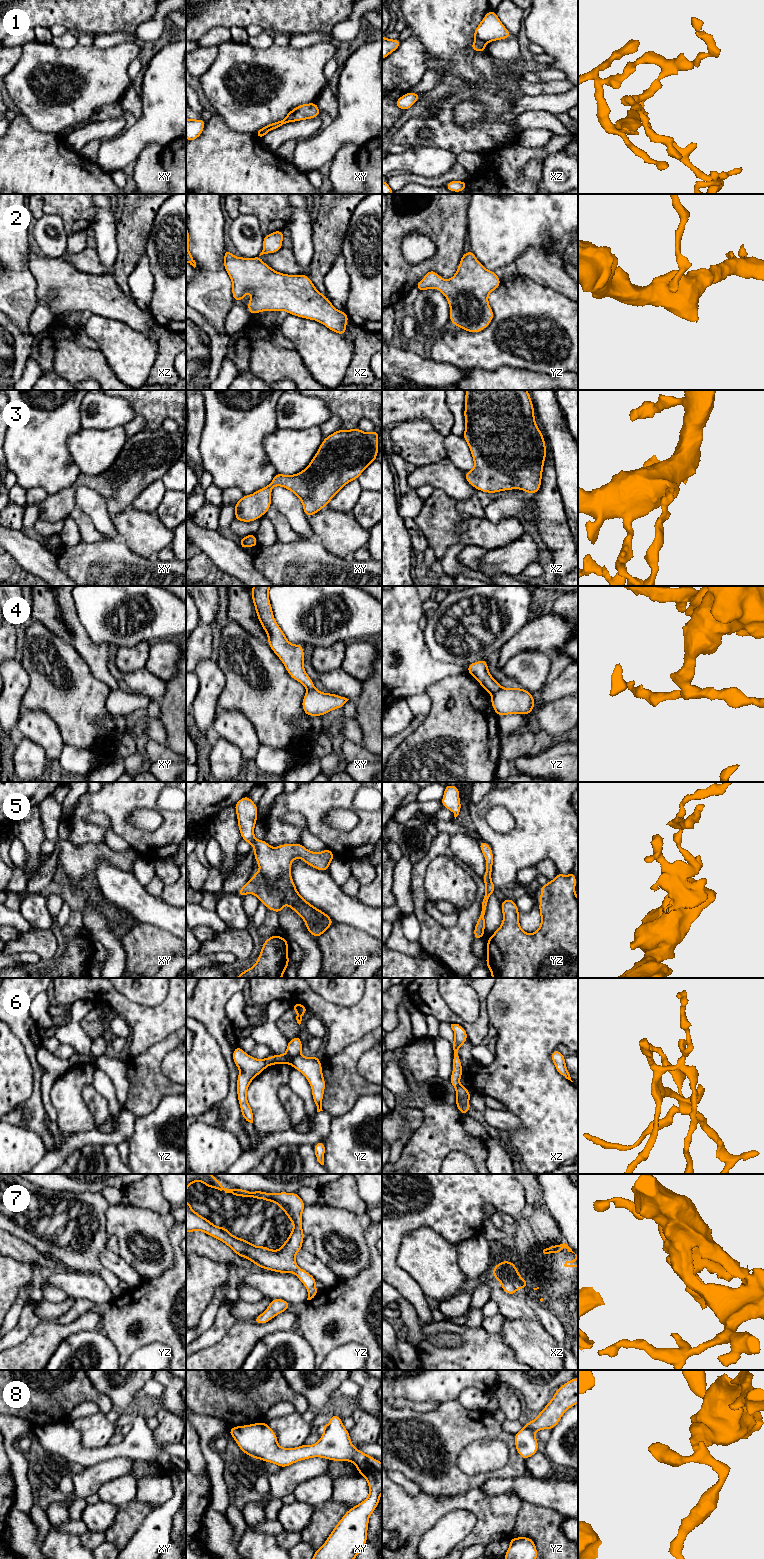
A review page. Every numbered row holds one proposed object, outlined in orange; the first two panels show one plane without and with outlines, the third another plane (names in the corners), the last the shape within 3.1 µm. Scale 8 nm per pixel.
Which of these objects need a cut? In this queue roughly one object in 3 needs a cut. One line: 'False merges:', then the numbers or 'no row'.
False merges: 1, 4, 6, 8

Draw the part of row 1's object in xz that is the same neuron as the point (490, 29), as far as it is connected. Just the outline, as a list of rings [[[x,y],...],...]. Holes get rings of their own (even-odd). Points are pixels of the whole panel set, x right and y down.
[[[489,10],[483,20],[477,26],[473,33],[474,38],[482,40],[485,43],[506,39],[511,37],[511,33],[501,23],[497,14]]]

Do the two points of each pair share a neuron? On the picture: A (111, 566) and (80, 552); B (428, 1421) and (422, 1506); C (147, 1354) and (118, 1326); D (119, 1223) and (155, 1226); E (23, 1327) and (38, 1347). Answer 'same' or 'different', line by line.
A: same
B: different
C: different
D: same
E: different

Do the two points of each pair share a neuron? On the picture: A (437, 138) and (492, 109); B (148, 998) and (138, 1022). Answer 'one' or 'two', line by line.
A: one
B: two

